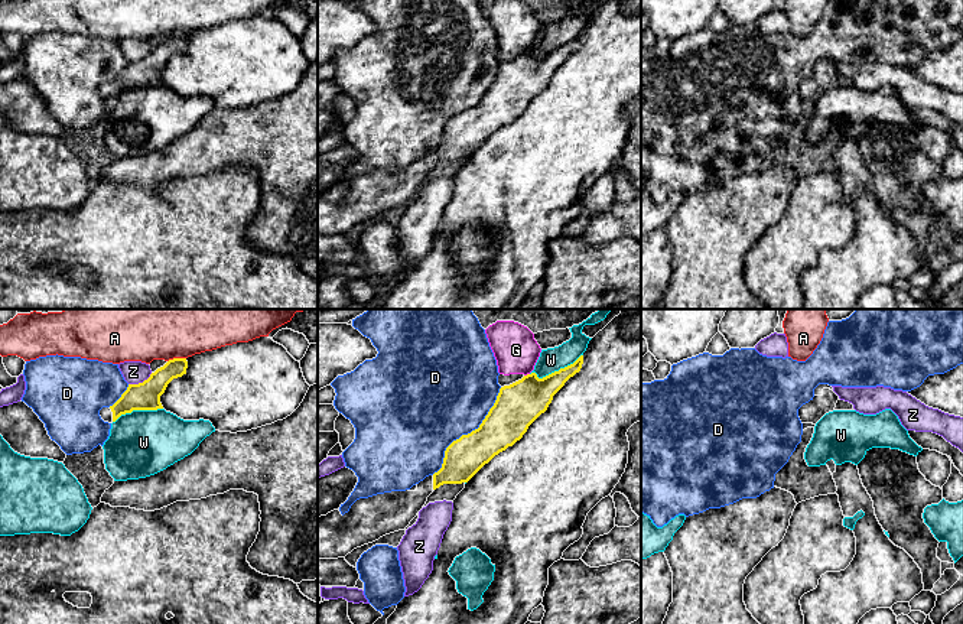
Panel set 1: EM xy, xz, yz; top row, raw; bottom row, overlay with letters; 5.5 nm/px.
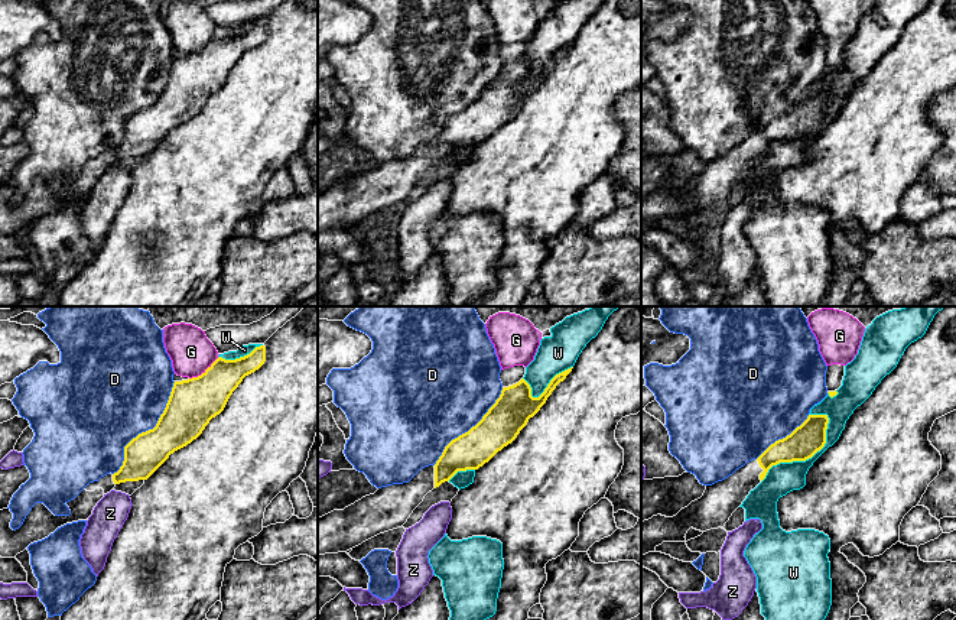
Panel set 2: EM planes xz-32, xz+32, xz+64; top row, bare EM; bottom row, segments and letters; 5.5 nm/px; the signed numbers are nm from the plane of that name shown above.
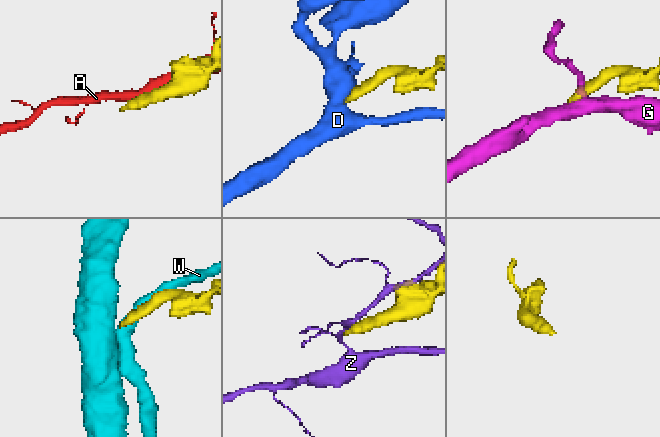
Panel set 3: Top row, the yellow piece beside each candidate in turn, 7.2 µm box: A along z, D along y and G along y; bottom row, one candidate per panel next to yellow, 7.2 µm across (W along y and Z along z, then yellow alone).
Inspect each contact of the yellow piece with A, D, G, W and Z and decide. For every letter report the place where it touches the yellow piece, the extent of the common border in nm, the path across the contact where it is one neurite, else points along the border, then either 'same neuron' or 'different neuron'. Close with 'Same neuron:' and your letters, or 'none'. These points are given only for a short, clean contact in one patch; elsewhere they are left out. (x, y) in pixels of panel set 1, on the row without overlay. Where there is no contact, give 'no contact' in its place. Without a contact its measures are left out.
A: meets yellow in xy at (176, 35); contact 110 nm long; different neuron
D: meets yellow in xz at (468, 110); contact 600 nm long; different neuron
G: meets yellow in xz at (527, 51); contact 40 nm long; different neuron
W: meets yellow in xz at (556, 48); contact 320 nm long; different neuron
Z: meets yellow in xy at (140, 59); contact 150 nm long; different neuron
Same neuron: none

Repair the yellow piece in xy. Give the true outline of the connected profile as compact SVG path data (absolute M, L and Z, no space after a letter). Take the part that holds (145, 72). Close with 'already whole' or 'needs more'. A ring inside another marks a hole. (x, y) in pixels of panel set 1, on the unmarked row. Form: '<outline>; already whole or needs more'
M186 35L169 36L163 43L150 51L147 56L139 61L128 61L121 74L110 84L103 84L100 92L104 98L113 100L121 91L133 87L157 87L163 85L160 72L167 61L186 51Z; needs more

